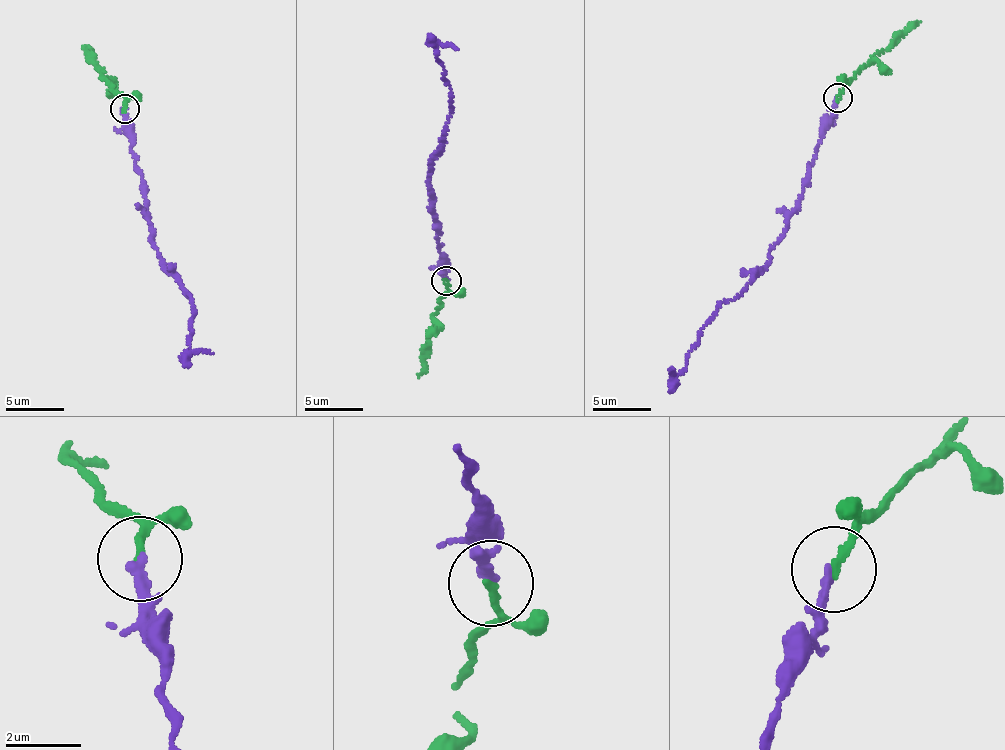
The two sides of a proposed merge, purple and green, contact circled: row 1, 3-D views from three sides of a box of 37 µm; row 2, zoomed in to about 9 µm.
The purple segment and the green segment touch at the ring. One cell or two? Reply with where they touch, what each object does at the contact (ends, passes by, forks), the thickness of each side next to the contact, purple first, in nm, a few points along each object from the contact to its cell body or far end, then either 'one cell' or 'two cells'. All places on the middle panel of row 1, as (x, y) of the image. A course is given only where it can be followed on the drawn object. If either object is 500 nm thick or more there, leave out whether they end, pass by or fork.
place (446, 281); purple ends; green ends; calibres 260 and 200 nm; course purple (446, 280), (428, 189), (429, 168), (452, 106), (436, 52), (451, 43), (458, 49); course green (446, 280), (449, 290), (438, 310), (418, 377); one cell

